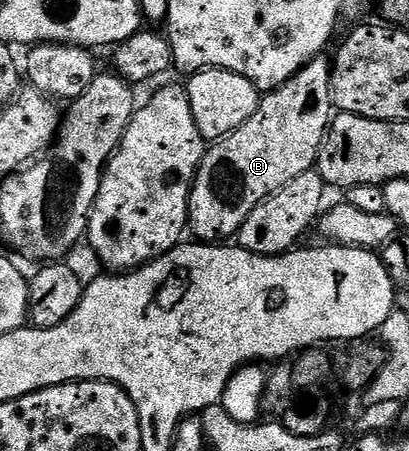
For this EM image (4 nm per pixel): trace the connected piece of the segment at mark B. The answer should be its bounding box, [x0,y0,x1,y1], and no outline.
[188,55,335,242]

